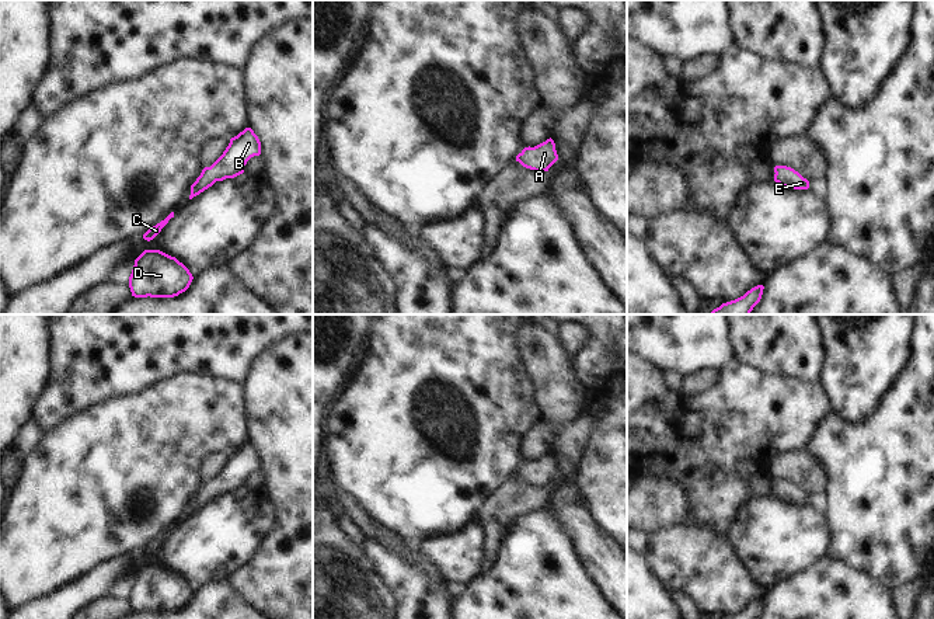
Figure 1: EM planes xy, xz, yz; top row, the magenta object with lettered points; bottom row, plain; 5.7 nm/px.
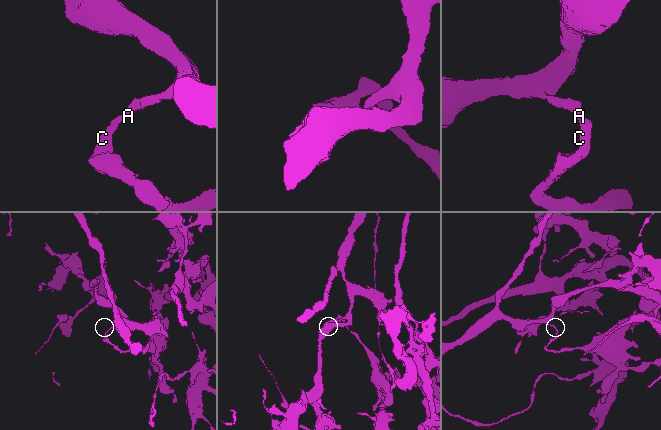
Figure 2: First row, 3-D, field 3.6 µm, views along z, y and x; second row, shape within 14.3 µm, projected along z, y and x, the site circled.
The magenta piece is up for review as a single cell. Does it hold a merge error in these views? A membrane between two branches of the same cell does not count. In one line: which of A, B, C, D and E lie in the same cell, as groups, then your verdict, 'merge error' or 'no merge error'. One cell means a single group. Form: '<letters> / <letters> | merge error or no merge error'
A B C D E | no merge error

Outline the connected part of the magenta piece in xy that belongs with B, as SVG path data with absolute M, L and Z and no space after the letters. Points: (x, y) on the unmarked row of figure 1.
M245 442L230 453L223 469L210 480L205 481L196 495L191 500L189 514L199 510L216 495L234 493L244 487L247 476L261 469L261 456L251 442Z

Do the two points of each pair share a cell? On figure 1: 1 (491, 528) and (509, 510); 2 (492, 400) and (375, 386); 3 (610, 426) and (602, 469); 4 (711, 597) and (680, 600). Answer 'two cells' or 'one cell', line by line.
1: one cell
2: one cell
3: one cell
4: two cells

